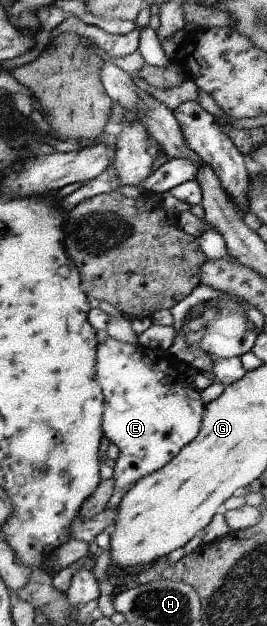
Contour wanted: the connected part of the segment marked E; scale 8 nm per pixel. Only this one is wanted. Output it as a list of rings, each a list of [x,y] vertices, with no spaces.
[[[109,336],[97,342],[93,379],[103,395],[101,431],[118,449],[112,468],[113,493],[105,509],[117,507],[133,483],[169,463],[197,435],[204,405],[198,392],[185,383],[184,369],[168,351],[121,343]]]

